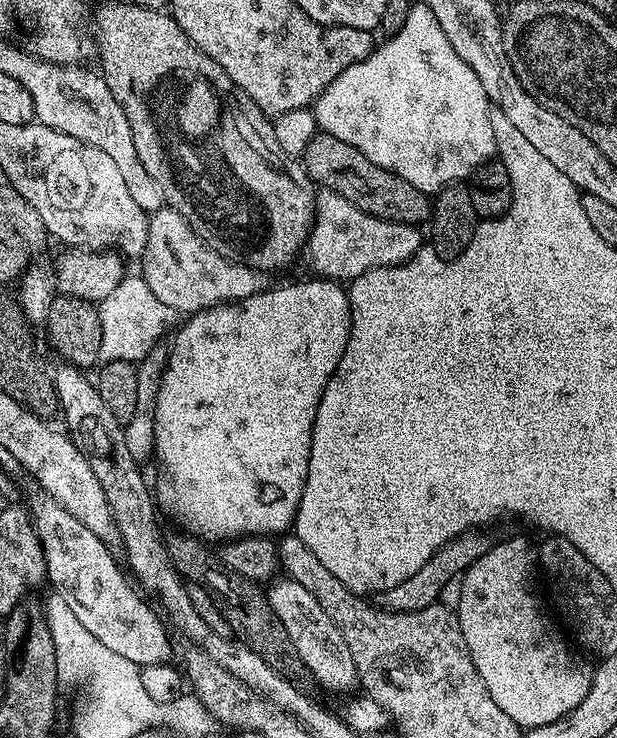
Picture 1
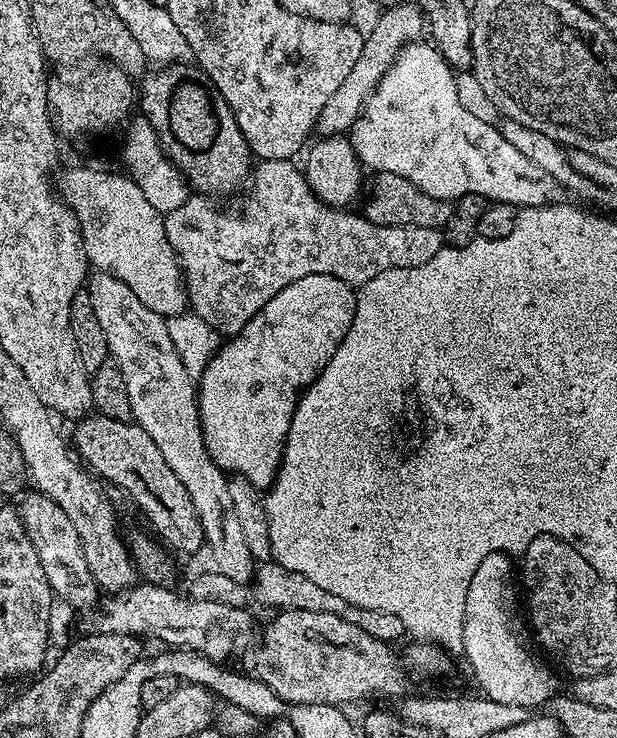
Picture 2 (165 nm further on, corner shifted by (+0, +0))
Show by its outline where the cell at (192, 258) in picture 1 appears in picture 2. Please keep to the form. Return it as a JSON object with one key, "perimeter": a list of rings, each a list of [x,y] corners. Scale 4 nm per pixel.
{"perimeter":[[[261,160],[253,167],[250,179],[246,184],[248,197],[244,200],[244,216],[231,216],[230,213],[223,212],[216,205],[219,203],[215,199],[204,194],[189,195],[188,200],[182,202],[182,206],[178,206],[178,210],[170,210],[164,216],[166,238],[180,263],[184,290],[188,294],[188,304],[191,311],[202,317],[206,322],[210,322],[210,326],[214,326],[214,330],[219,332],[221,337],[231,338],[237,336],[246,326],[246,322],[250,322],[250,318],[254,318],[254,314],[258,314],[258,310],[262,310],[262,306],[266,306],[266,302],[270,302],[270,298],[274,298],[274,294],[278,294],[278,290],[286,290],[286,286],[290,286],[290,282],[298,282],[298,278],[333,276],[347,284],[359,286],[370,282],[370,278],[378,278],[378,274],[382,274],[386,270],[422,266],[422,262],[430,262],[430,258],[434,258],[434,254],[438,254],[438,250],[442,246],[441,229],[423,228],[422,226],[402,226],[401,228],[398,226],[378,226],[367,220],[359,211],[352,212],[353,210],[334,208],[330,204],[323,204],[312,192],[312,187],[308,185],[307,175],[301,169],[299,172],[294,165],[295,163],[292,160]]]}

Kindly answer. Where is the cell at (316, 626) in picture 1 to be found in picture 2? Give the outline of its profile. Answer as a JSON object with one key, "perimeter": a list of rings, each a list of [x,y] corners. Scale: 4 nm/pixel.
{"perimeter":[[[93,273],[87,281],[86,291],[97,321],[105,331],[111,359],[115,360],[118,370],[122,370],[122,382],[126,382],[126,394],[130,394],[132,420],[150,434],[166,466],[170,466],[178,482],[186,486],[190,502],[200,514],[207,544],[203,567],[233,579],[237,584],[249,583],[258,564],[250,554],[250,546],[246,546],[242,522],[238,522],[232,508],[227,489],[229,477],[210,458],[204,445],[198,384],[186,374],[186,366],[182,366],[182,358],[178,358],[178,350],[174,350],[167,319],[143,305],[130,286],[108,273]]]}

